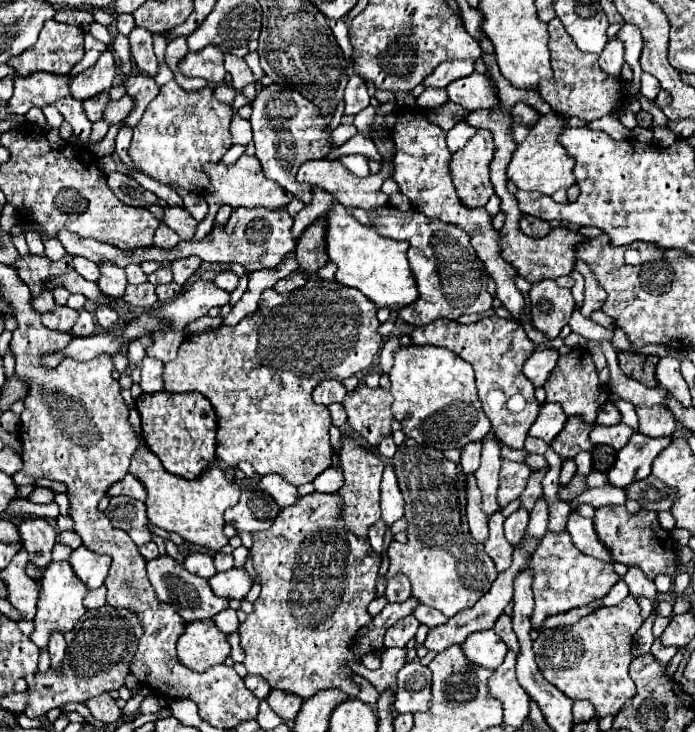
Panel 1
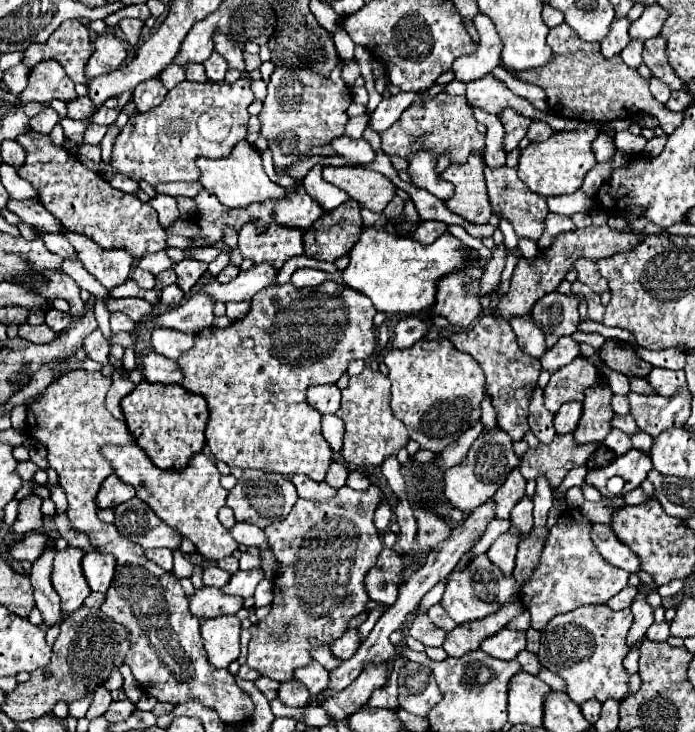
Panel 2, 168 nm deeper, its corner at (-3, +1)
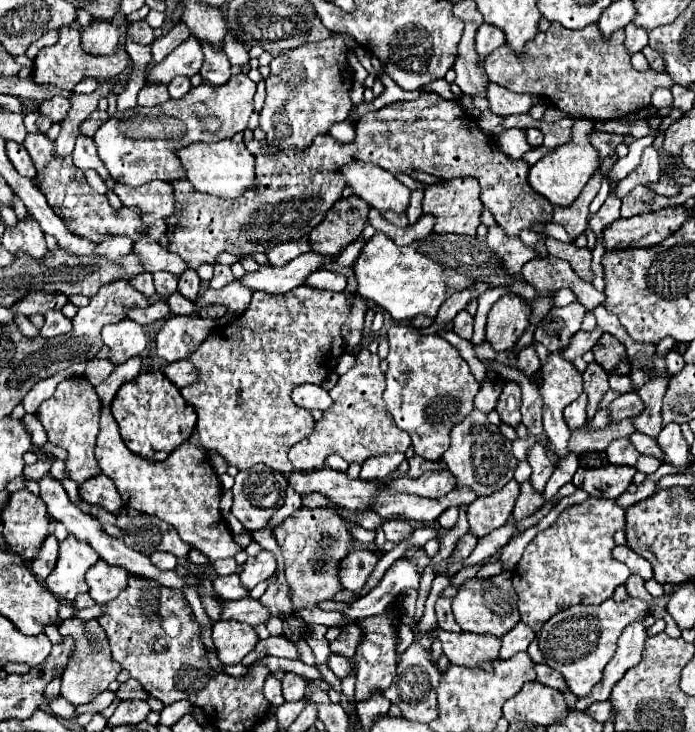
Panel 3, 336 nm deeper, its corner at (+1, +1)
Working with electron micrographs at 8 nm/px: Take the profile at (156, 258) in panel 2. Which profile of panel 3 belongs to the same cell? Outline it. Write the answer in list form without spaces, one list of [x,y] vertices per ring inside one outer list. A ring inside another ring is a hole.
[[[152,237],[138,241],[138,243],[134,245],[132,253],[138,257],[140,265],[142,265],[148,273],[170,271],[170,273],[174,273],[174,275],[180,275],[180,273],[186,269],[186,263],[184,263],[178,255],[162,249]]]

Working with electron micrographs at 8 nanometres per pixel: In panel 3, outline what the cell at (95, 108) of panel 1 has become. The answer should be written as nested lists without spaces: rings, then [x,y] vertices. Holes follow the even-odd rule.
[[[52,97],[52,99],[40,103],[42,115],[46,115],[48,119],[52,119],[56,123],[60,123],[68,115],[68,109],[70,109],[70,99],[68,97]]]

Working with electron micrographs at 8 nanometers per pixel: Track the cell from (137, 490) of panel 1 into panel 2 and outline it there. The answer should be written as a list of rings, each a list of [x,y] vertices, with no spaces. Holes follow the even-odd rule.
[[[110,475],[100,485],[100,491],[96,495],[96,507],[98,509],[114,509],[116,505],[128,501],[132,495],[136,495],[136,493],[134,493],[134,489],[130,485],[120,481],[116,475]]]

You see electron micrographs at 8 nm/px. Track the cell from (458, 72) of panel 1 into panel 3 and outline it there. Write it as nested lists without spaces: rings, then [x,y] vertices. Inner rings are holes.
[[[482,23],[478,27],[478,33],[476,33],[476,51],[478,51],[478,65],[484,63],[484,59],[498,47],[502,47],[506,43],[504,39],[504,33],[500,33],[498,27],[494,25],[488,25],[488,23]]]

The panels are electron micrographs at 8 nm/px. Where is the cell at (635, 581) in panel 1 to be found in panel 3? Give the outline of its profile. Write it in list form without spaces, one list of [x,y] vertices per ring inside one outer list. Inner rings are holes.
[[[632,621],[632,625],[628,625],[628,629],[624,629],[624,633],[620,635],[618,649],[612,661],[604,669],[602,683],[598,683],[588,697],[578,699],[576,711],[584,711],[590,703],[606,701],[610,697],[610,691],[616,685],[616,681],[620,681],[620,677],[624,677],[624,673],[640,661],[646,639],[648,639],[648,631],[644,627],[644,621]]]

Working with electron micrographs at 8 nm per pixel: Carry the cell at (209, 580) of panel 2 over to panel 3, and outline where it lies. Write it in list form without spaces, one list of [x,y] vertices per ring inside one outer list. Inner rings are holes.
[[[238,573],[214,577],[212,583],[214,583],[214,591],[220,599],[242,599],[242,597],[248,595],[248,591],[238,581]]]

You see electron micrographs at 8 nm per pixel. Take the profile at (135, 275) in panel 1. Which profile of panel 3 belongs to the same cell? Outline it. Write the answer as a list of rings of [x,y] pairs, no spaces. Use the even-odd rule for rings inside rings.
[[[138,273],[136,277],[130,279],[130,285],[132,285],[134,289],[138,289],[140,293],[144,293],[146,297],[150,297],[150,295],[156,293],[156,291],[154,291],[154,281],[152,281],[152,275],[150,275],[150,273]]]

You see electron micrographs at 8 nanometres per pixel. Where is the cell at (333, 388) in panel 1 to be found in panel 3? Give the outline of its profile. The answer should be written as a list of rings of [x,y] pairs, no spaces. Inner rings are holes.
[[[298,385],[294,391],[292,391],[292,401],[308,411],[312,409],[320,409],[320,411],[326,411],[330,405],[332,405],[332,399],[328,395],[328,391],[320,385]]]

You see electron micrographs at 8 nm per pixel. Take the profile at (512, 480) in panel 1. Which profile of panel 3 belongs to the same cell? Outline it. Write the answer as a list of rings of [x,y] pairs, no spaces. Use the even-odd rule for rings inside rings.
[[[512,479],[508,481],[508,485],[504,485],[504,489],[488,497],[478,497],[476,501],[472,501],[468,505],[466,515],[468,515],[470,529],[474,531],[474,535],[484,537],[492,529],[502,527],[512,515],[518,493],[520,493],[520,485]]]

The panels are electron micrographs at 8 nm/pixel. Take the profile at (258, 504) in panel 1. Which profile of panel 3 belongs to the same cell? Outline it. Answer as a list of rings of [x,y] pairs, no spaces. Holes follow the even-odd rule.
[[[256,465],[248,471],[240,471],[236,475],[236,483],[232,487],[232,495],[234,495],[232,513],[248,531],[264,529],[268,525],[268,521],[272,519],[274,511],[284,505],[286,489],[288,489],[288,481],[284,479],[284,475],[276,473],[274,469],[268,469],[266,465]]]

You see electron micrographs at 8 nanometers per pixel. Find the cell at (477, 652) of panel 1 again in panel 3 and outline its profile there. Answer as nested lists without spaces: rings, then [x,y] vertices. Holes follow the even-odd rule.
[[[522,621],[512,629],[508,631],[504,637],[502,637],[502,647],[500,647],[500,659],[510,659],[514,657],[516,653],[520,651],[526,651],[528,649],[528,643],[536,637],[536,633],[524,625]]]

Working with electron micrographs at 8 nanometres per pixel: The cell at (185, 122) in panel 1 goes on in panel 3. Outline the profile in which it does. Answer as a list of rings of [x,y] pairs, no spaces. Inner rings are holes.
[[[246,73],[232,75],[222,87],[202,83],[192,87],[182,99],[168,99],[158,107],[134,107],[132,117],[108,119],[94,135],[98,157],[112,175],[114,181],[128,187],[138,187],[154,179],[178,181],[184,179],[184,167],[176,157],[176,151],[190,143],[216,143],[222,139],[232,139],[238,131],[244,131],[248,117],[252,115],[252,97],[256,93],[256,83],[250,81]],[[206,117],[218,117],[222,121],[216,133],[206,131]]]

